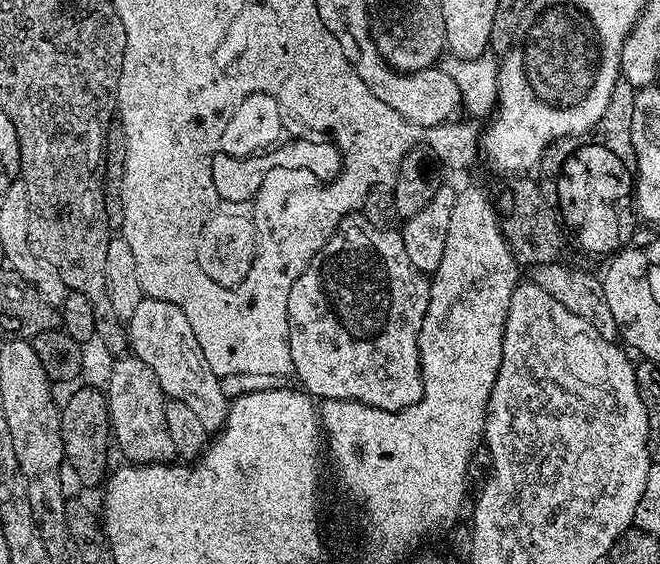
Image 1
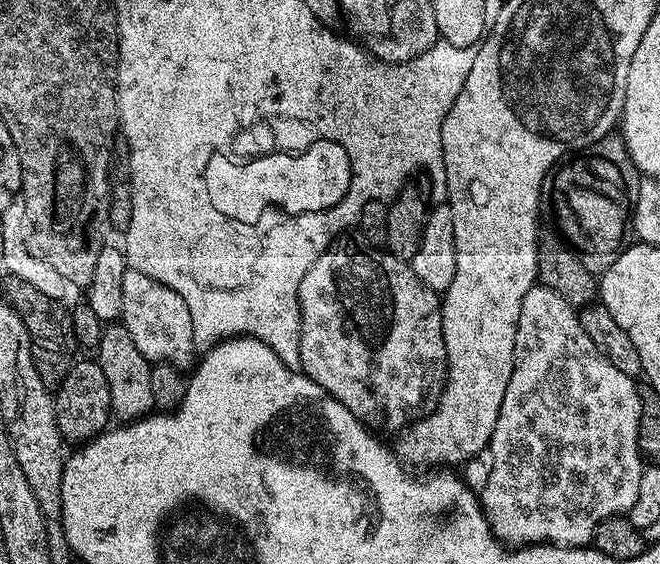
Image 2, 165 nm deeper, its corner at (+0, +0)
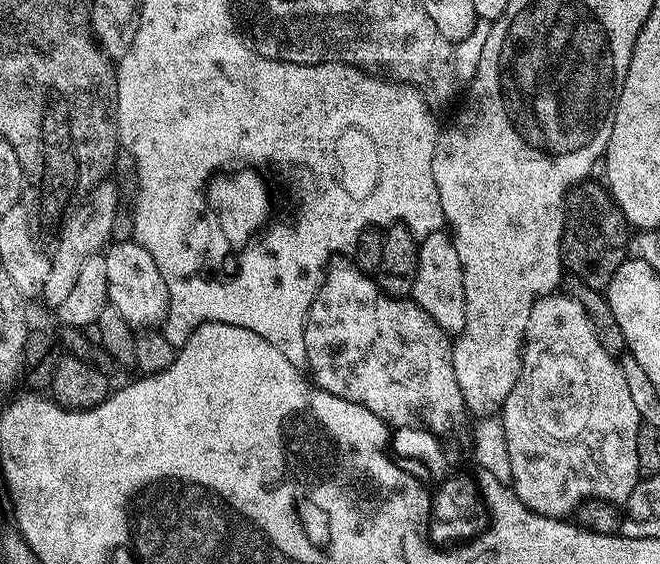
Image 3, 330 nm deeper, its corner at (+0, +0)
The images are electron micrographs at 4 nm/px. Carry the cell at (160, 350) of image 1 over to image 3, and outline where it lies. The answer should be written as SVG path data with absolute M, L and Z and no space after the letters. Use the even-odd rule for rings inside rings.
M135 239L109 243L103 257L110 307L118 310L134 330L152 330L163 325L168 317L168 287L158 266L154 266L154 258Z

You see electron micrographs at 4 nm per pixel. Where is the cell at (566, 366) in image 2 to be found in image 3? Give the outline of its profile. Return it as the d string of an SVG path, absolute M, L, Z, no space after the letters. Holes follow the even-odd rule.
M549 294L541 296L534 302L530 310L530 322L526 322L524 331L524 347L520 357L520 377L510 390L502 409L502 419L506 430L506 450L510 450L510 470L512 483L510 485L516 497L531 510L543 516L568 518L579 509L580 505L589 500L607 500L609 502L627 501L630 490L634 490L636 481L641 479L642 473L638 466L638 430L641 426L640 415L630 399L630 389L626 386L626 378L622 374L617 357L606 354L602 350L602 342L596 337L596 327L590 322L586 310L567 294Z

